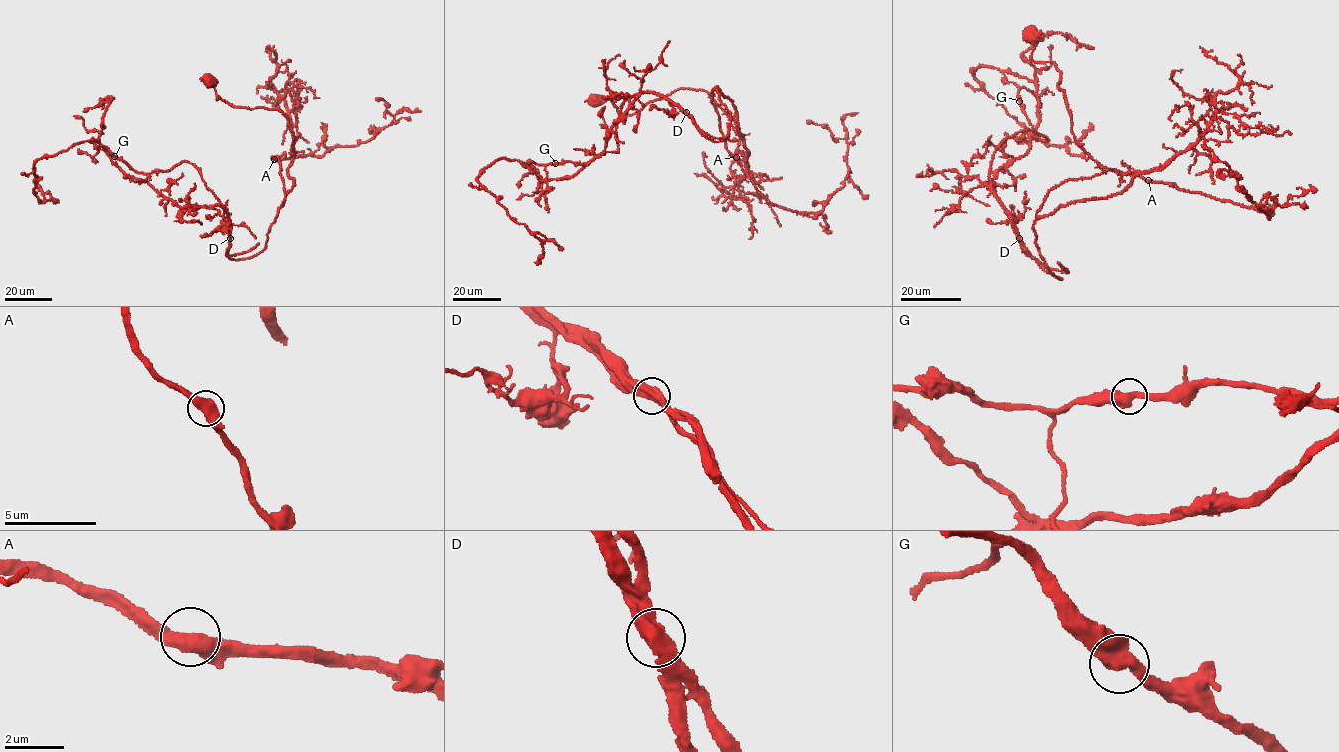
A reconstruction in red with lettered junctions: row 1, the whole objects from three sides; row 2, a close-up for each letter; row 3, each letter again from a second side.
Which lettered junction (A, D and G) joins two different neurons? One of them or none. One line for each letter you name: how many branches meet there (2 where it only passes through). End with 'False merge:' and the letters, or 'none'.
D: 2
False merge: D

